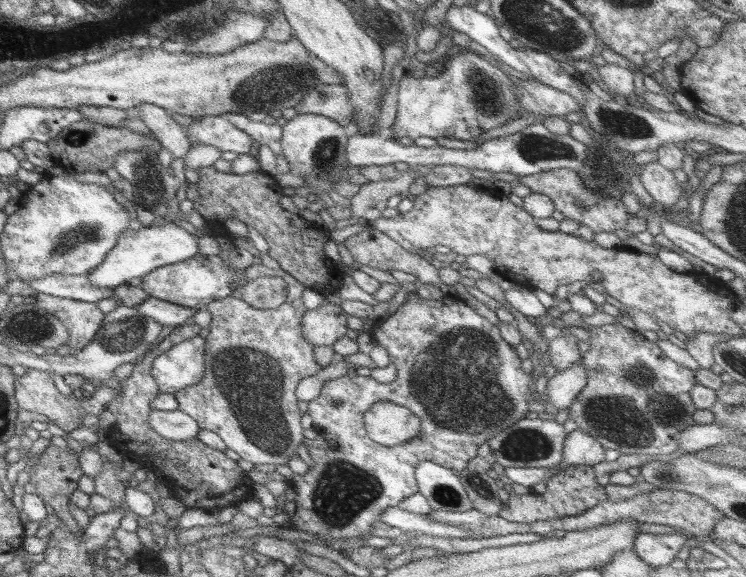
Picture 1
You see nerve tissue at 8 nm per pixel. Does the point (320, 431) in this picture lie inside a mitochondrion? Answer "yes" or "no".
no

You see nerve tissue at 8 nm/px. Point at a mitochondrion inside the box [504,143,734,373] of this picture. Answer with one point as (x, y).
(596, 172)

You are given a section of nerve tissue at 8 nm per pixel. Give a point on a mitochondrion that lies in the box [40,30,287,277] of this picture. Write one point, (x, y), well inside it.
(64, 243)

